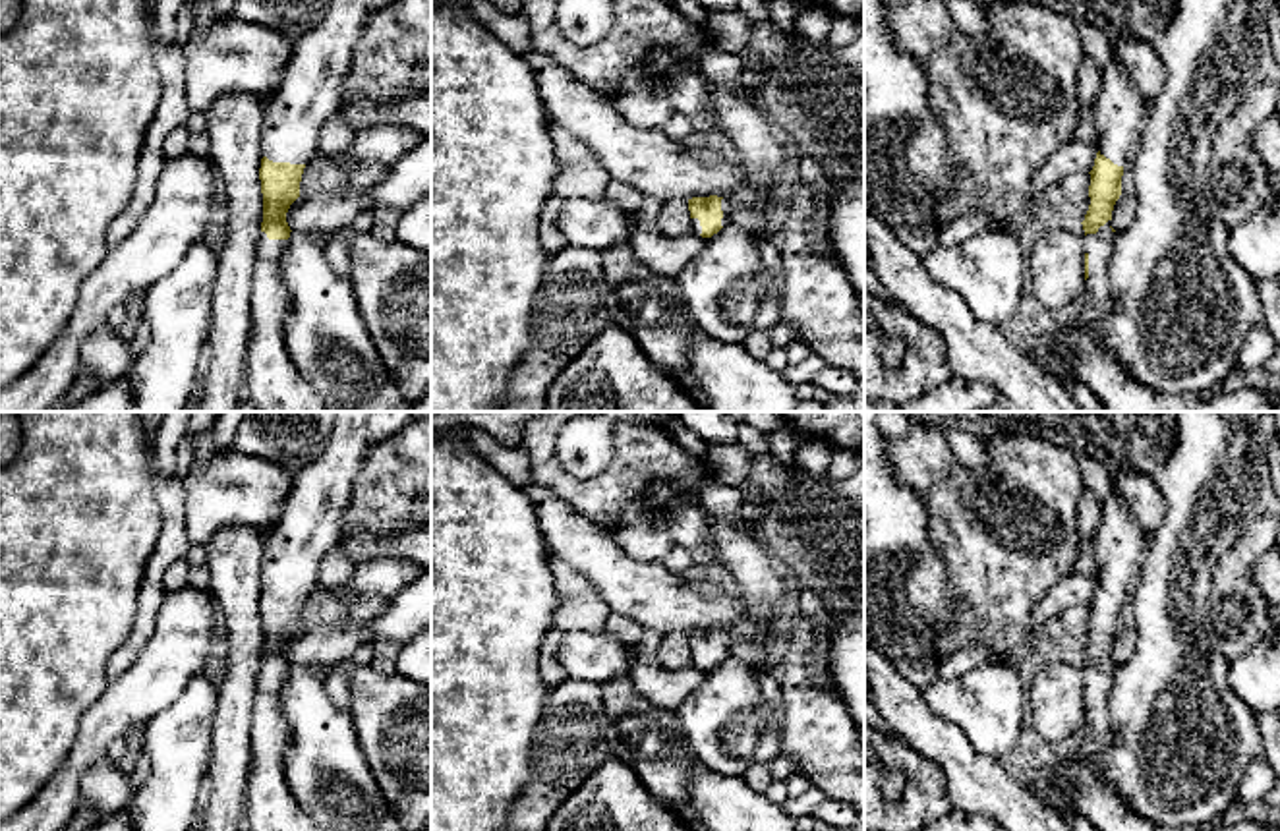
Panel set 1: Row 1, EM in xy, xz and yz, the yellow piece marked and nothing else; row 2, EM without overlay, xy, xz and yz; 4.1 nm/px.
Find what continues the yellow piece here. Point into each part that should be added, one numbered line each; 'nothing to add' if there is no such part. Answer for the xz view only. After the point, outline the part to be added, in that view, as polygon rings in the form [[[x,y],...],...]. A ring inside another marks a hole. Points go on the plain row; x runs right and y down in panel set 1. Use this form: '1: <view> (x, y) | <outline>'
1: xz (727, 638) | [[[729,630],[721,632],[721,644],[723,644],[723,651],[721,651],[721,659],[731,657],[733,645],[735,645],[735,634]]]

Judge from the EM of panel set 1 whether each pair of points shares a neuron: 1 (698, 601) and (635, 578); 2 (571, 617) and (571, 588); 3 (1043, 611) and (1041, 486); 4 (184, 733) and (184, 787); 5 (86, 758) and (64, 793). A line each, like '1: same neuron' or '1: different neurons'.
1: same neuron
2: same neuron
3: different neurons
4: same neuron
5: same neuron

